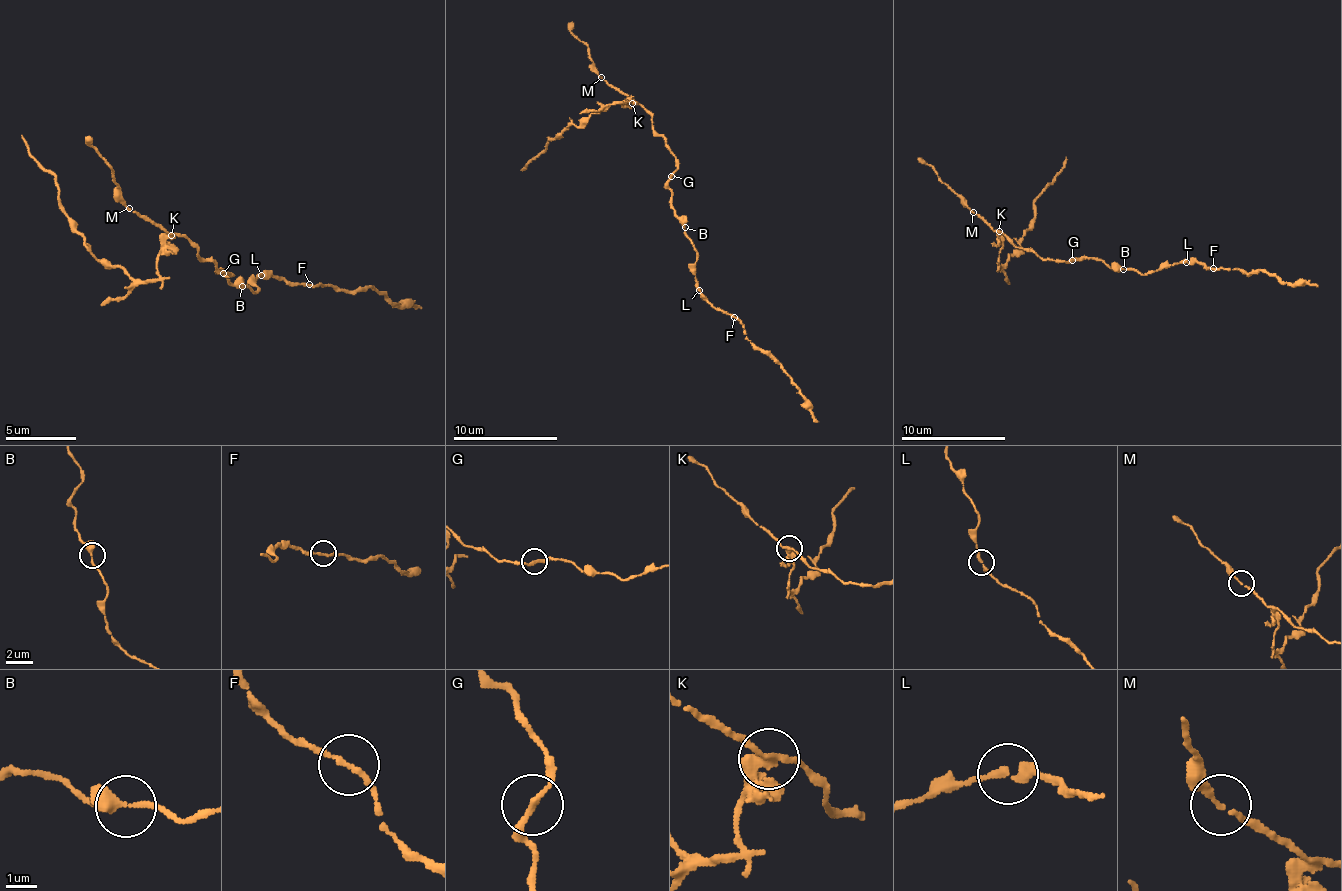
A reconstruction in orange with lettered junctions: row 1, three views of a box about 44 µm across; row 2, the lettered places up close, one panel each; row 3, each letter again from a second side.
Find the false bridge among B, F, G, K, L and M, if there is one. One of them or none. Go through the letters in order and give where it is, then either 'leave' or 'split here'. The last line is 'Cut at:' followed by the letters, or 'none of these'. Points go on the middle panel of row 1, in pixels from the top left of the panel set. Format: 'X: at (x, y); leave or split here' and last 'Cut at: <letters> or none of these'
B: at (685, 227); leave
F: at (734, 317); leave
G: at (671, 176); leave
K: at (632, 103); split here
L: at (699, 290); leave
M: at (601, 77); leave
Cut at: K

